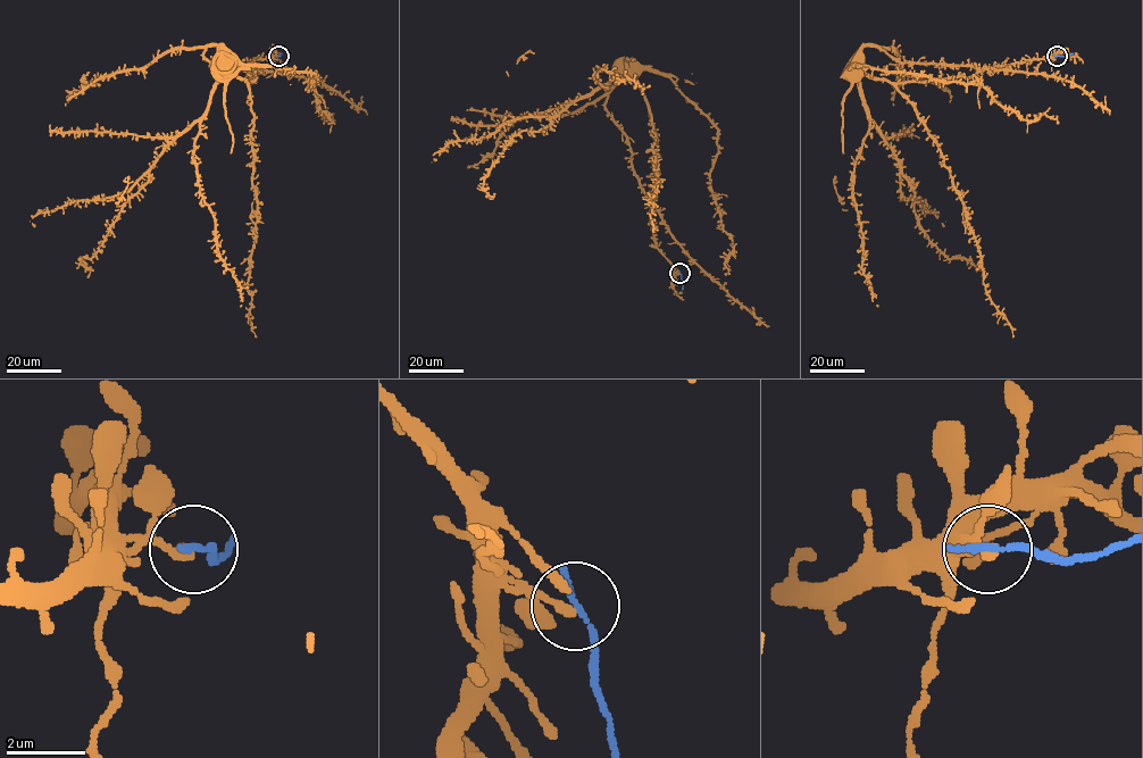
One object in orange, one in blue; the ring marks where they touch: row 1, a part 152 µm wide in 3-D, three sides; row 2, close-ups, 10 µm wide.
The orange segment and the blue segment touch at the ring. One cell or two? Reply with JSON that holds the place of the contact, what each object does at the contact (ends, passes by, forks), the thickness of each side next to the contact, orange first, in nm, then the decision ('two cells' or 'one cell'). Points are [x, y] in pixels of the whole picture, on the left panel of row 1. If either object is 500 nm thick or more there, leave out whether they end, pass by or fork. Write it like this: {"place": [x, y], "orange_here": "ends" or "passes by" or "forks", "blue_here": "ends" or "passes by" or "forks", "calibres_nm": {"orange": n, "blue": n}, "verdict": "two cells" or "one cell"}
{"place": [278, 56], "orange_here": "ends", "blue_here": "ends", "calibres_nm": {"orange": 240, "blue": 200}, "verdict": "two cells"}

